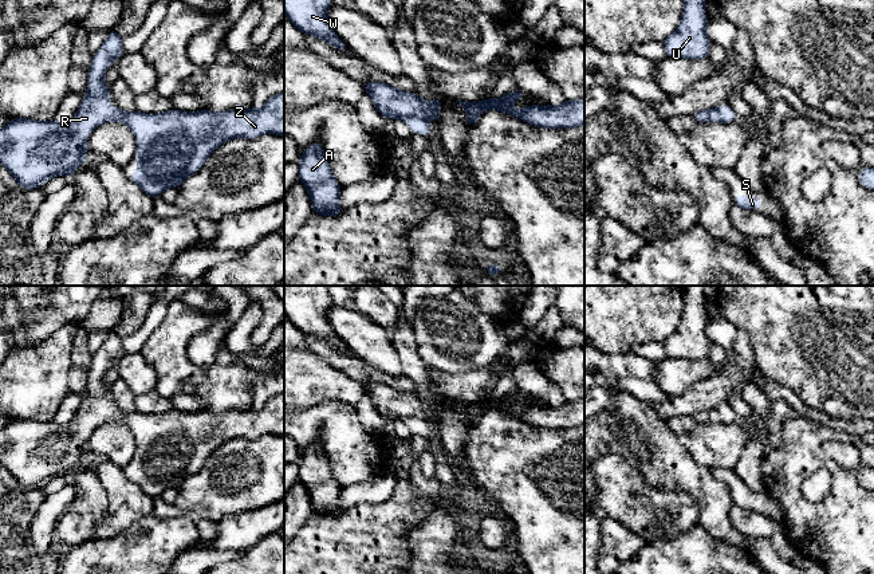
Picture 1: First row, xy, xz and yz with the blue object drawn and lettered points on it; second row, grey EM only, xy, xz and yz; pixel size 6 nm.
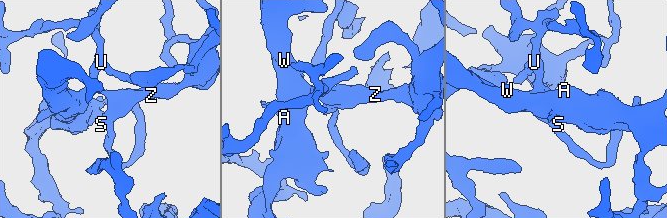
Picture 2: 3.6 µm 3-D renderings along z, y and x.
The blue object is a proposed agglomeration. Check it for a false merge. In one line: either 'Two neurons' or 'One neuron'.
One neuron

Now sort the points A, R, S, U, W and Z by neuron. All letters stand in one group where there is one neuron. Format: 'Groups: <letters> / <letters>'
Groups: A R S U W Z

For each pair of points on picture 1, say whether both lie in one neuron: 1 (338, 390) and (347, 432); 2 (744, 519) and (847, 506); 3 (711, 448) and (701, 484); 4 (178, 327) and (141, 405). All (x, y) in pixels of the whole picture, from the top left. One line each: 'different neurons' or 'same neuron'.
1: different neurons
2: different neurons
3: different neurons
4: different neurons

